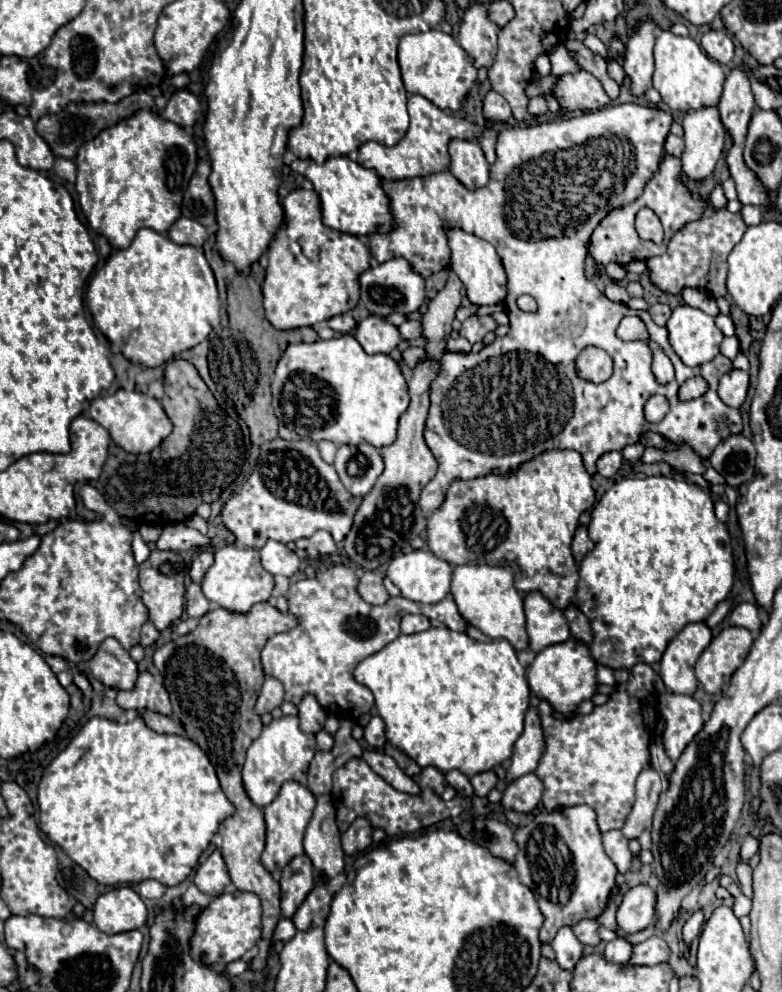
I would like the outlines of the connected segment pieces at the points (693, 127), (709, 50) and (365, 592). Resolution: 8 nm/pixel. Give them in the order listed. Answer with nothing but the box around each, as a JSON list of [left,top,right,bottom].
[[682,106,726,180],[700,30,734,64],[358,572,390,604]]

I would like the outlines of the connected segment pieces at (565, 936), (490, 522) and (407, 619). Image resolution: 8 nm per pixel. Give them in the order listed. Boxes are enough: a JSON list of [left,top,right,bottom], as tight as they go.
[[552,926,582,970],[428,450,596,610],[402,614,430,634]]

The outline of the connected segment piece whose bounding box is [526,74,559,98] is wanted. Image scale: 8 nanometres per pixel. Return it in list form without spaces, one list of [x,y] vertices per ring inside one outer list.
[[[550,74],[546,77],[541,77],[537,83],[530,83],[526,89],[527,97],[533,98],[534,96],[550,93],[556,85],[558,78]]]

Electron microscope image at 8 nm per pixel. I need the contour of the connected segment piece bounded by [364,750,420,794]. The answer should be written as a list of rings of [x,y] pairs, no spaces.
[[[366,750],[364,752],[364,760],[372,766],[372,770],[382,776],[390,786],[394,786],[396,790],[400,792],[406,792],[406,794],[420,794],[420,786],[410,778],[406,776],[398,764],[386,756],[384,752],[372,752],[372,750]]]

